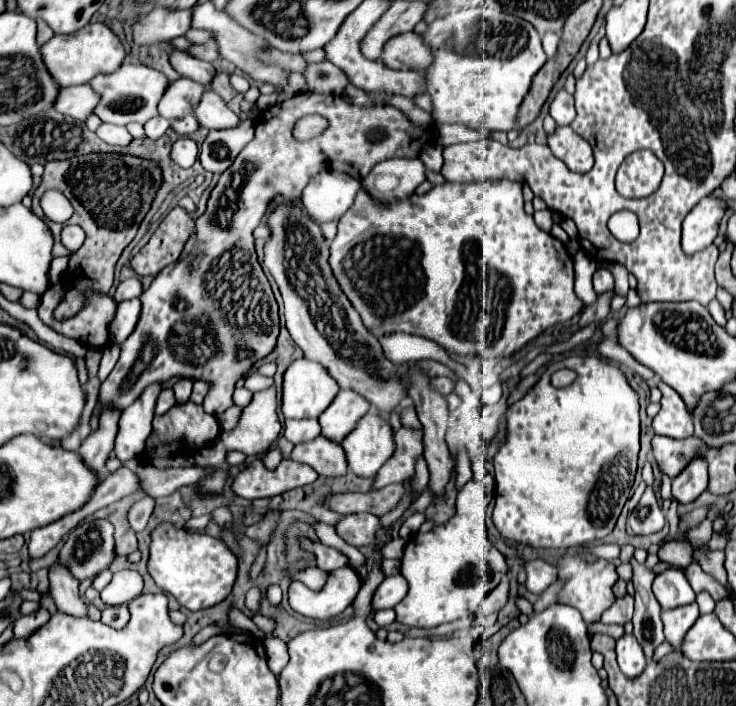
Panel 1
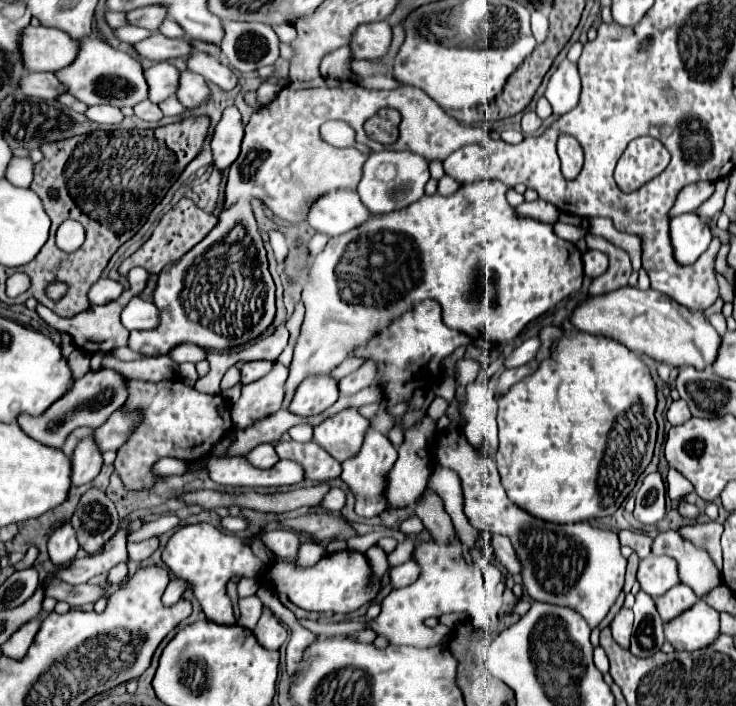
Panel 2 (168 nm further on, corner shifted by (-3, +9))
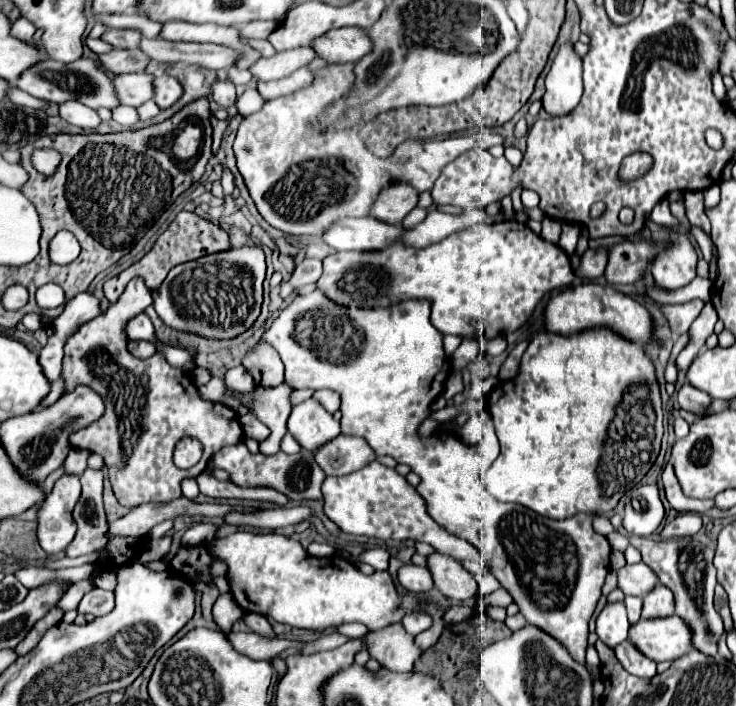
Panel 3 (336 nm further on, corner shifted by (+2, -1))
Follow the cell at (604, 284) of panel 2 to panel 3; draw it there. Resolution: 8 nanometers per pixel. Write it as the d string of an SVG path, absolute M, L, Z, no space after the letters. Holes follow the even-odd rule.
M627 240L609 248L609 260L605 270L607 284L633 284L643 276L647 264L653 260L657 246L645 240Z

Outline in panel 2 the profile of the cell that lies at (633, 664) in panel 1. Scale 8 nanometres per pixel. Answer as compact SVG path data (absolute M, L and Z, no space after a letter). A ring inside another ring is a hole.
M620 608L620 612L614 616L610 630L612 636L618 644L624 644L624 648L630 646L630 636L632 636L632 622L634 622L634 614L628 608Z

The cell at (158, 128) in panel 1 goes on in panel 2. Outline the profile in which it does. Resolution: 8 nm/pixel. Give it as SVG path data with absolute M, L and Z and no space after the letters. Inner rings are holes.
M142 100L138 106L134 106L134 114L142 120L148 120L148 122L156 122L164 116L162 110L156 104L152 104L150 100Z

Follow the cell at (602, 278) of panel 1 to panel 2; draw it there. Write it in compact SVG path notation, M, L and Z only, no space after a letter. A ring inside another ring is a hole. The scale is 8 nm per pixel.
M586 250L582 262L584 262L584 274L590 278L600 276L608 268L608 256L600 250Z

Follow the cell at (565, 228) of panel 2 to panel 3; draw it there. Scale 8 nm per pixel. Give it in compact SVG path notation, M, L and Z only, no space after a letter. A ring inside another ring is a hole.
M545 218L543 220L543 230L541 230L541 238L551 242L551 244L557 244L559 238L561 238L561 222L553 220L553 218Z

